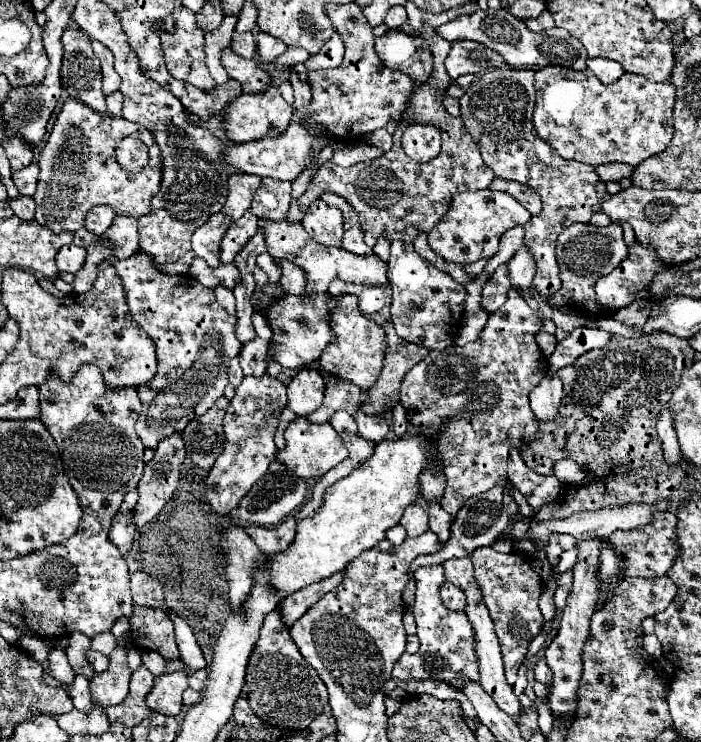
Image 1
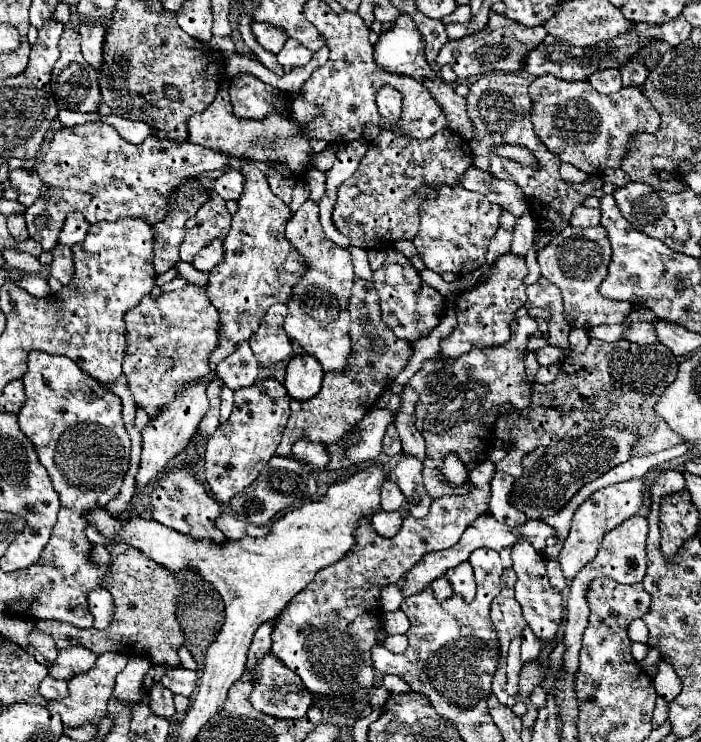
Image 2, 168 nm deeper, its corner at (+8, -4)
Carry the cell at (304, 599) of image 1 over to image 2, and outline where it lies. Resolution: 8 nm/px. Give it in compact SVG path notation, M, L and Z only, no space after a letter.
M267 620L255 632L253 642L251 642L251 654L247 660L247 670L255 664L255 658L259 658L259 654L267 654L271 650L271 632L273 632L275 624L277 624L277 620Z

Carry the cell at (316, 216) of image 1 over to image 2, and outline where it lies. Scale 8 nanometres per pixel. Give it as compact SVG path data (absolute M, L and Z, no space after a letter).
M305 200L285 228L287 238L305 256L309 266L307 278L295 284L295 296L289 302L289 314L285 322L287 334L295 340L307 354L317 358L323 366L323 372L343 372L347 368L347 360L353 354L351 336L349 336L349 288L353 286L355 274L351 266L351 254L345 248L339 248L335 242L327 240L319 222L319 204L313 200Z

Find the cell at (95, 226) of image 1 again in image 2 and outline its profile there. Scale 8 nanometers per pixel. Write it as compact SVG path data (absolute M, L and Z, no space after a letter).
M71 212L71 214L67 216L67 222L65 222L61 234L59 234L59 244L69 244L69 246L73 246L73 244L77 244L77 242L83 242L83 238L85 238L87 232L89 232L89 226L91 226L91 224L87 222L87 218L85 218L83 214Z

